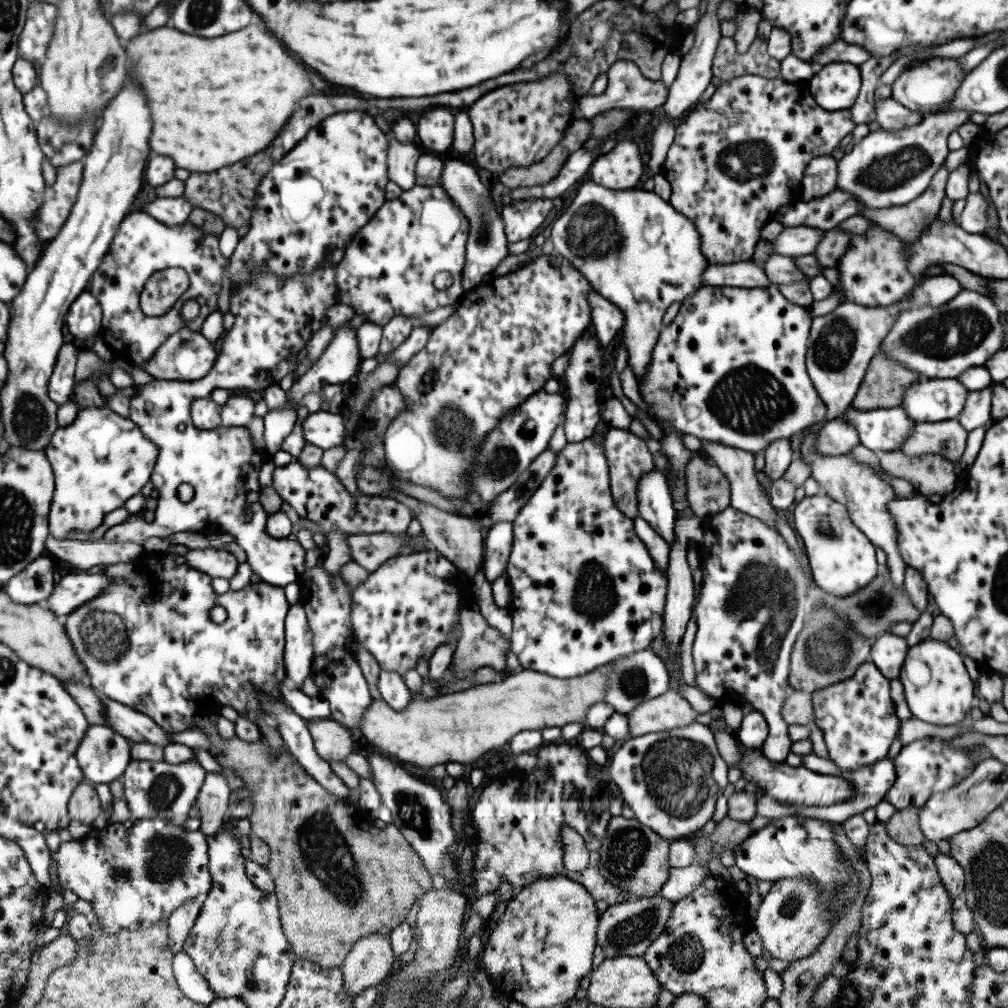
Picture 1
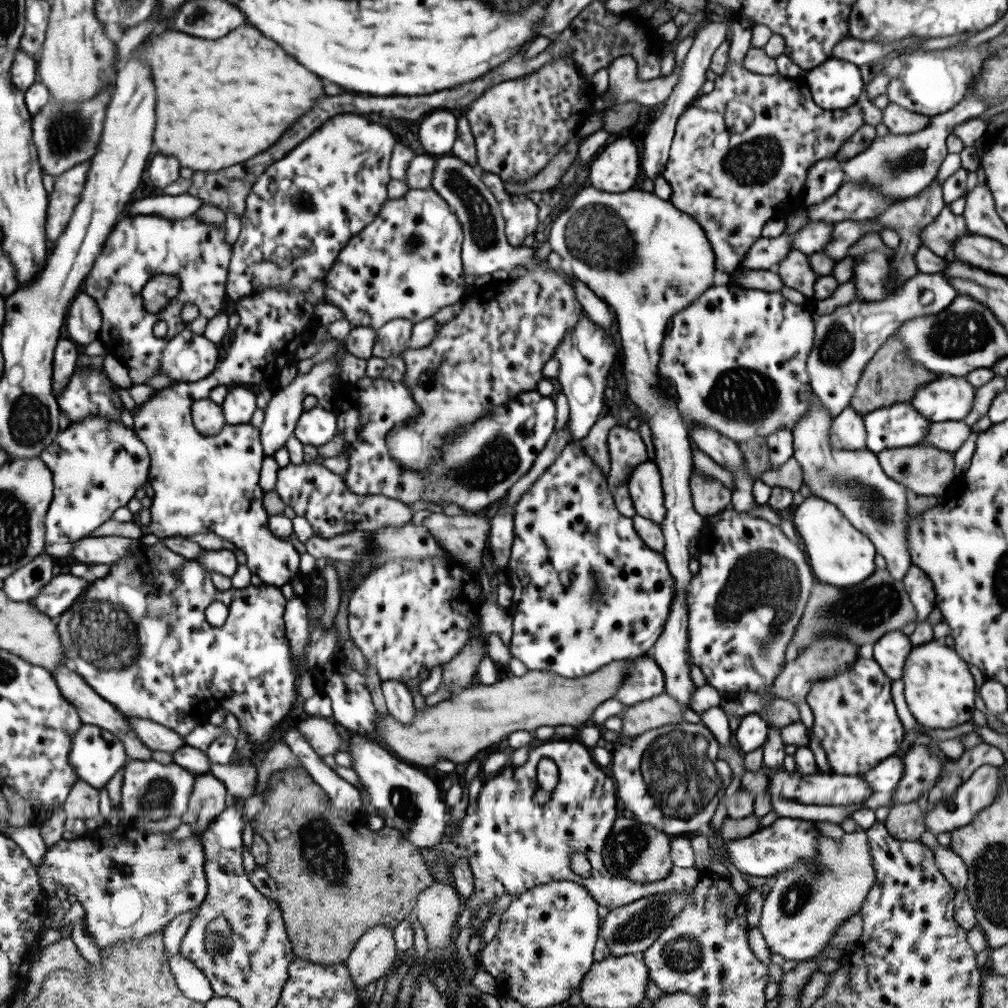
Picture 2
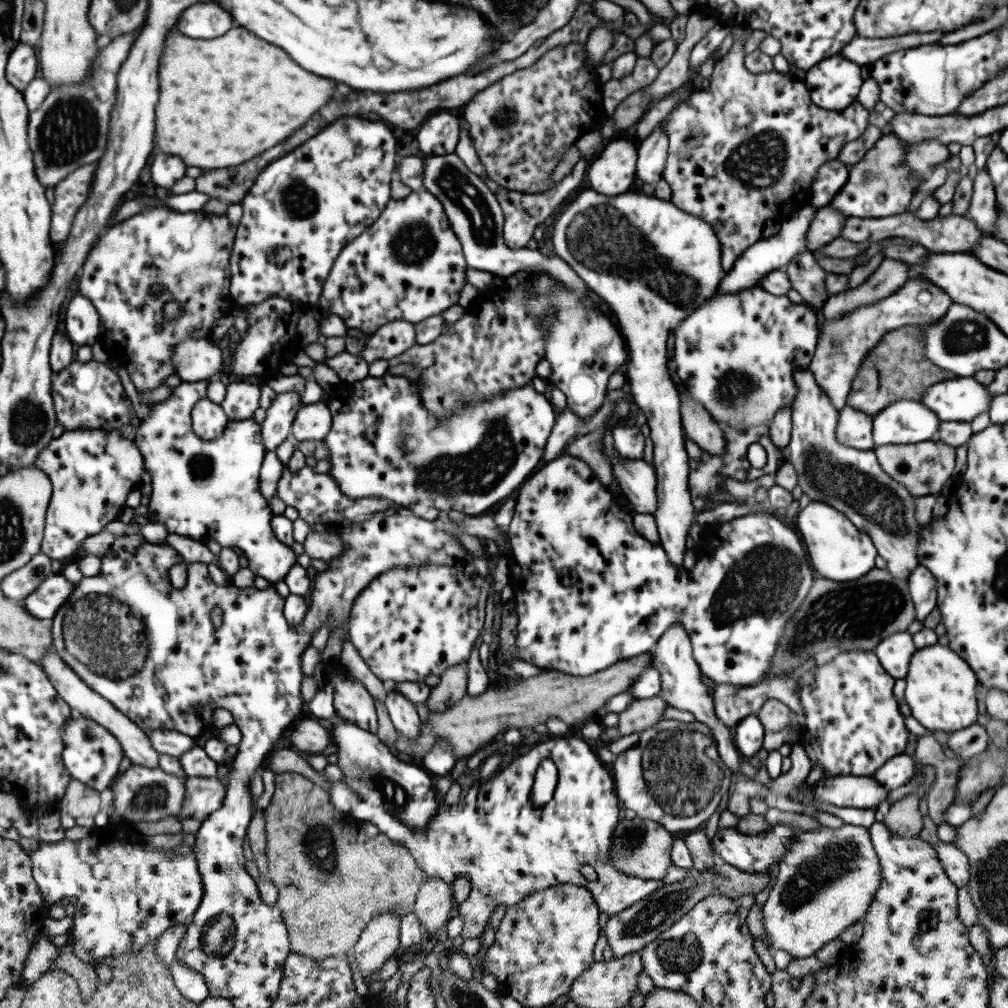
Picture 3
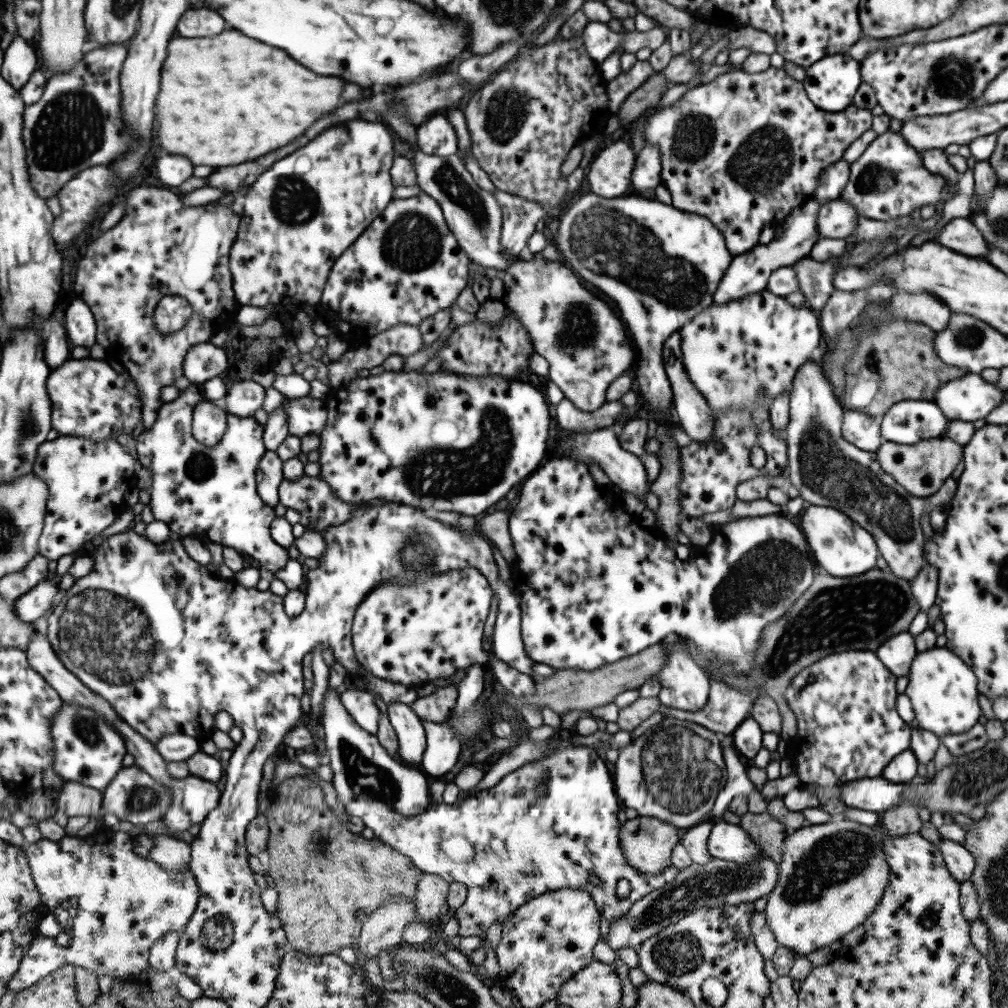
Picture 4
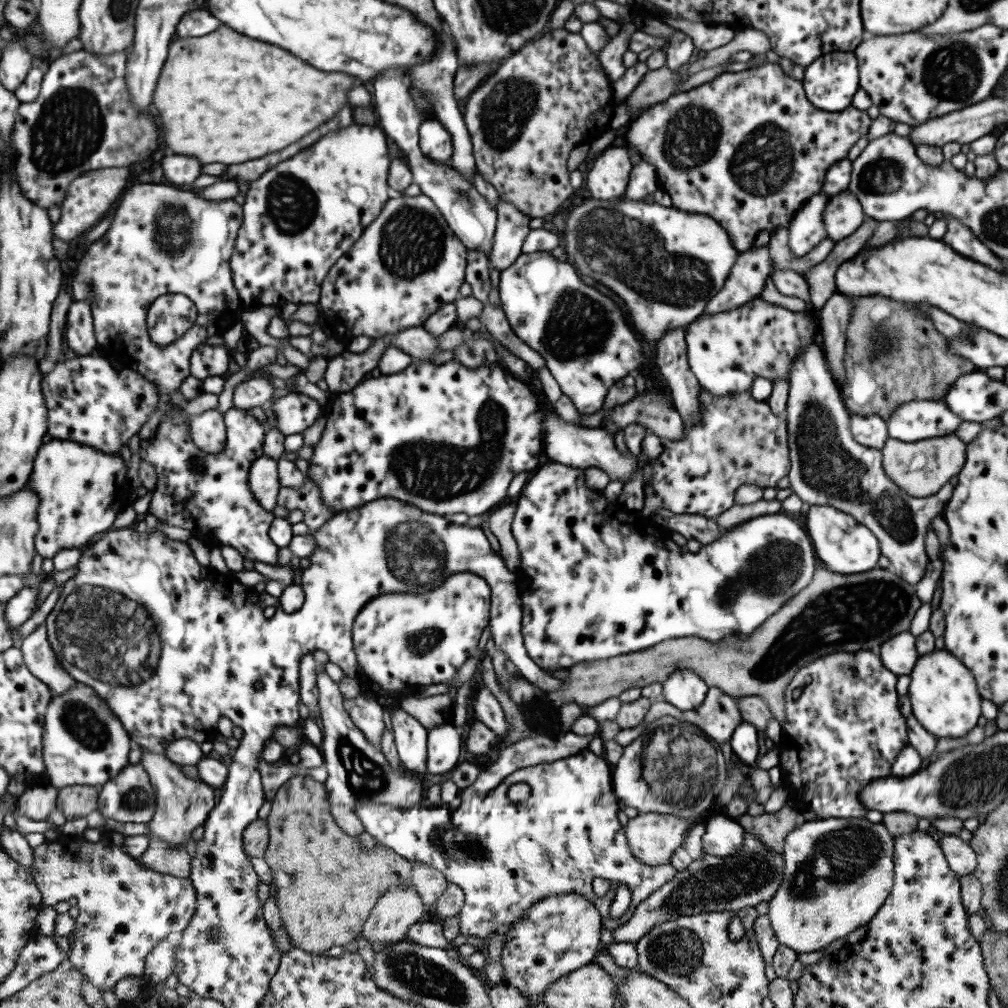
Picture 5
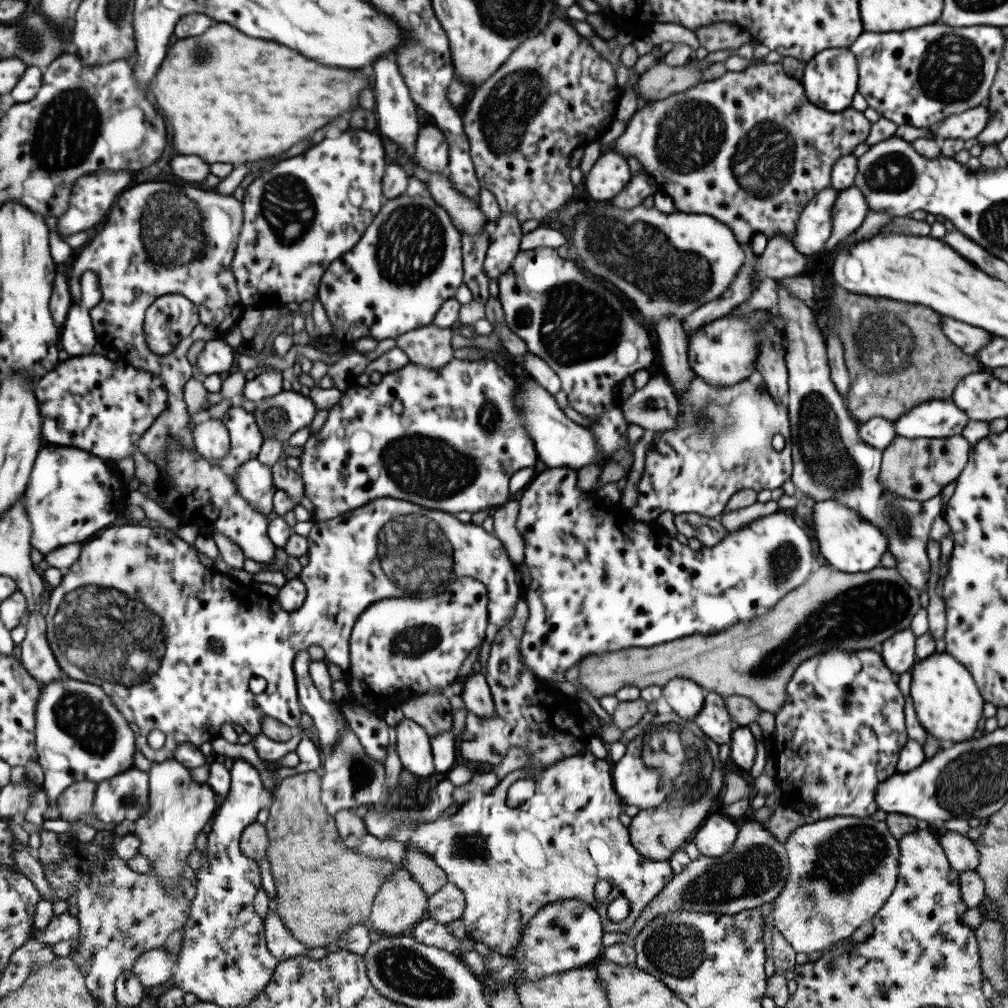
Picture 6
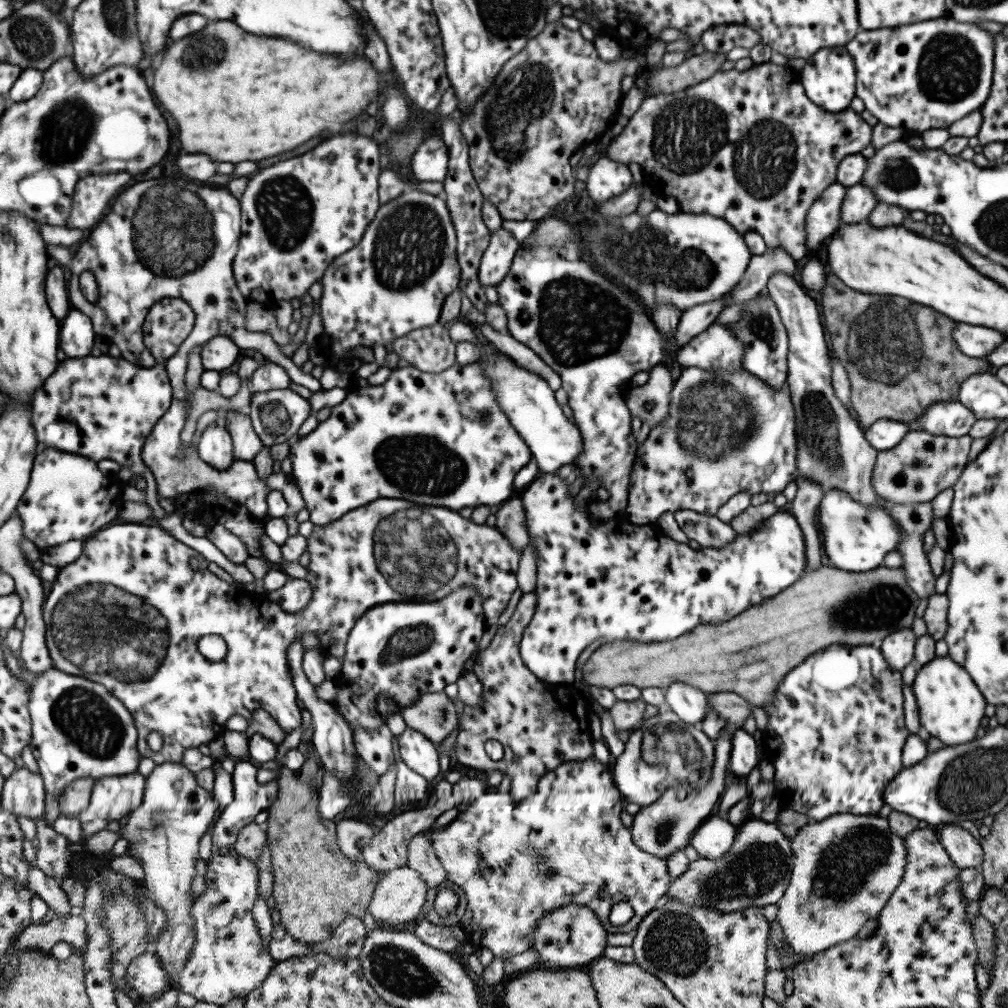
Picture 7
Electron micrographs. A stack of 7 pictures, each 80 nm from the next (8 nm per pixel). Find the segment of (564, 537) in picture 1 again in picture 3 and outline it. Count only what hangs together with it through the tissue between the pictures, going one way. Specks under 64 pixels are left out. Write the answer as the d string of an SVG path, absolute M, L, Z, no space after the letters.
M560 454L551 462L545 463L533 472L517 488L516 501L513 503L512 517L508 524L507 554L509 566L508 585L512 588L512 600L517 613L518 623L515 635L515 654L518 659L535 665L545 671L557 671L569 676L589 676L599 670L607 669L614 662L623 661L639 654L652 650L659 637L672 624L678 622L689 638L692 658L699 668L701 675L706 676L715 684L731 684L739 688L750 687L768 678L771 670L771 661L781 638L784 624L798 609L799 603L809 592L814 581L811 574L811 564L807 551L799 534L793 527L781 522L771 514L747 514L735 517L725 523L718 524L718 531L710 538L714 547L710 554L698 556L692 568L683 565L674 567L667 558L665 551L657 544L644 539L633 526L632 515L622 511L620 506L613 502L608 487L601 484L594 475L594 471L581 458L573 455Z

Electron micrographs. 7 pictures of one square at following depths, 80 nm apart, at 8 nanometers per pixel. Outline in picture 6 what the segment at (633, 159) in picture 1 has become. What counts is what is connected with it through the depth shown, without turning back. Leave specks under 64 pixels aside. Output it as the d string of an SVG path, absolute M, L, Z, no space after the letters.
M609 148L597 151L596 156L589 174L584 175L583 182L591 198L609 202L624 190L631 175L627 162Z

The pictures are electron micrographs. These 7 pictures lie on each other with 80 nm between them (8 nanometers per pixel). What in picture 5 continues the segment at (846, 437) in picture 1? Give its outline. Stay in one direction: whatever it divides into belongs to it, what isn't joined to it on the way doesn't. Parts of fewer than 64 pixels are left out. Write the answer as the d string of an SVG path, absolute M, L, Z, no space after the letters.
M851 413L849 430L853 442L859 446L881 450L888 440L886 421L877 415L859 416Z

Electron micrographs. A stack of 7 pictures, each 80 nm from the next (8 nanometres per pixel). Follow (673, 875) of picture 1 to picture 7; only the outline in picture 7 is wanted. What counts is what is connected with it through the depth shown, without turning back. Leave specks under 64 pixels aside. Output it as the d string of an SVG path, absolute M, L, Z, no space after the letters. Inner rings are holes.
M593 755L585 760L562 762L552 771L547 771L546 774L539 779L535 794L530 794L527 798L522 798L515 806L510 804L510 796L508 795L506 787L508 784L509 779L503 776L501 785L497 788L480 793L478 797L469 804L461 805L464 810L460 810L459 807L459 813L457 813L456 817L452 819L451 822L444 826L440 826L440 828L430 827L427 830L431 846L446 872L446 880L458 886L463 891L465 900L467 900L463 916L459 922L464 934L463 943L469 944L476 953L481 950L481 948L487 948L487 950L492 952L495 958L501 958L502 961L506 958L511 958L515 956L515 954L521 954L521 952L525 952L525 950L531 948L535 923L543 918L544 914L550 913L560 906L567 906L568 903L586 906L589 910L592 910L596 914L597 919L600 920L603 929L609 934L615 934L615 932L631 933L632 930L635 930L644 916L662 900L671 880L667 874L665 859L647 854L640 848L637 848L637 846L633 844L630 829L621 825L619 814L621 814L621 810L624 809L625 803L623 802L621 793L615 789L611 774L611 764L603 765L601 762L597 761ZM617 902L627 902L633 910L631 919L626 924L623 924L623 926L612 926L608 920L607 915L609 914L609 910L611 910L611 906L617 904Z

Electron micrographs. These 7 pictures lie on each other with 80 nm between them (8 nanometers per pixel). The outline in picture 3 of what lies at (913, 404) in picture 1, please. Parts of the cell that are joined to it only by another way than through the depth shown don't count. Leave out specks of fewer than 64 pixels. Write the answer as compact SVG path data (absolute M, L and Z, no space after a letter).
M953 376L924 390L919 402L934 410L940 422L961 421L970 423L977 414L987 412L991 399L992 396L987 392L986 385L979 384L973 377Z

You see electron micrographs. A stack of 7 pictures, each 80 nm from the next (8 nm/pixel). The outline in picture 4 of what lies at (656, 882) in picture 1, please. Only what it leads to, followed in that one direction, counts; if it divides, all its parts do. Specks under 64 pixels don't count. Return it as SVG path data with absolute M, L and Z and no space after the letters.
M637 815L627 819L620 825L619 844L626 863L630 864L638 873L646 875L659 874L666 866L671 865L670 854L672 848L680 842L675 825L661 819Z

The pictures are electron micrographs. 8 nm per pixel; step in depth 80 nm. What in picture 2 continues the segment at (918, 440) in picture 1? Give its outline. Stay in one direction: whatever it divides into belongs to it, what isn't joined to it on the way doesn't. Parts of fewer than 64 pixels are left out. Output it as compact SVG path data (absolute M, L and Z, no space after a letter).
M962 420L931 422L927 434L917 443L917 446L927 444L927 446L947 451L953 456L954 452L969 438L971 432L970 426Z

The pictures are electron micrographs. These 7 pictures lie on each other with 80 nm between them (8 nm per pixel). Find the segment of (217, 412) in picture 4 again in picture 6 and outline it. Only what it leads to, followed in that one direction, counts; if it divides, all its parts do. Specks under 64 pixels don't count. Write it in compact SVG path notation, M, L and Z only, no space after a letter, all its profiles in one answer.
M200 416L191 431L193 448L205 460L219 460L229 450L228 430L219 419Z

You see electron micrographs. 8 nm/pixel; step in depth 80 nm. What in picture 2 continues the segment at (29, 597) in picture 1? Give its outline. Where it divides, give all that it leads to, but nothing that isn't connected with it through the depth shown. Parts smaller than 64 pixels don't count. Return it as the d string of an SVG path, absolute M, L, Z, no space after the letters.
M47 552L37 556L27 566L16 570L3 581L7 596L15 602L31 602L40 595L41 589L54 577L53 566L57 560Z

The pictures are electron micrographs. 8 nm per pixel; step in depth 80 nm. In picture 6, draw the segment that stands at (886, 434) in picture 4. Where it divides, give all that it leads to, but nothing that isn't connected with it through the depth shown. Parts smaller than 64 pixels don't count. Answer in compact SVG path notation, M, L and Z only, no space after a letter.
M951 400L920 402L894 421L895 436L901 438L946 438L960 435L967 415Z

